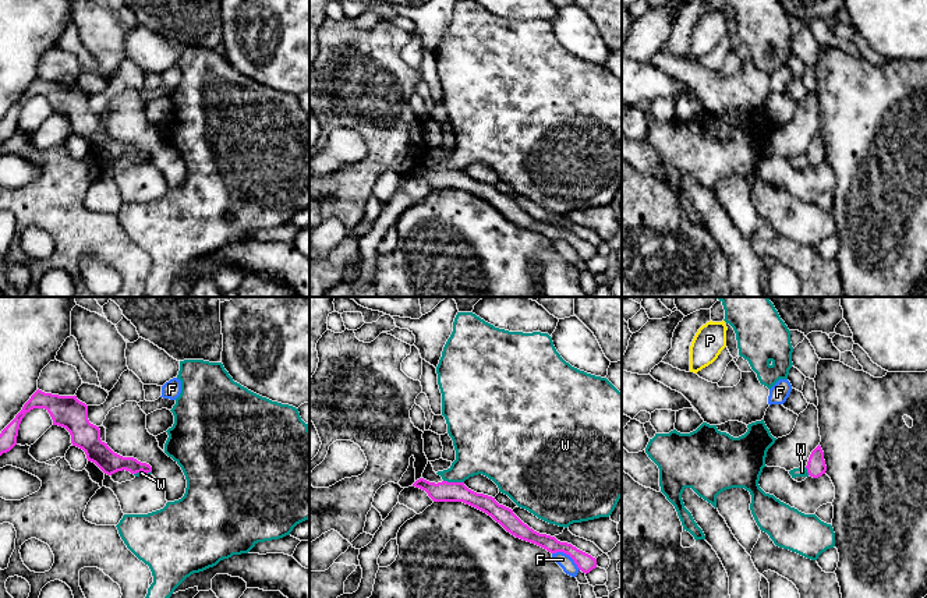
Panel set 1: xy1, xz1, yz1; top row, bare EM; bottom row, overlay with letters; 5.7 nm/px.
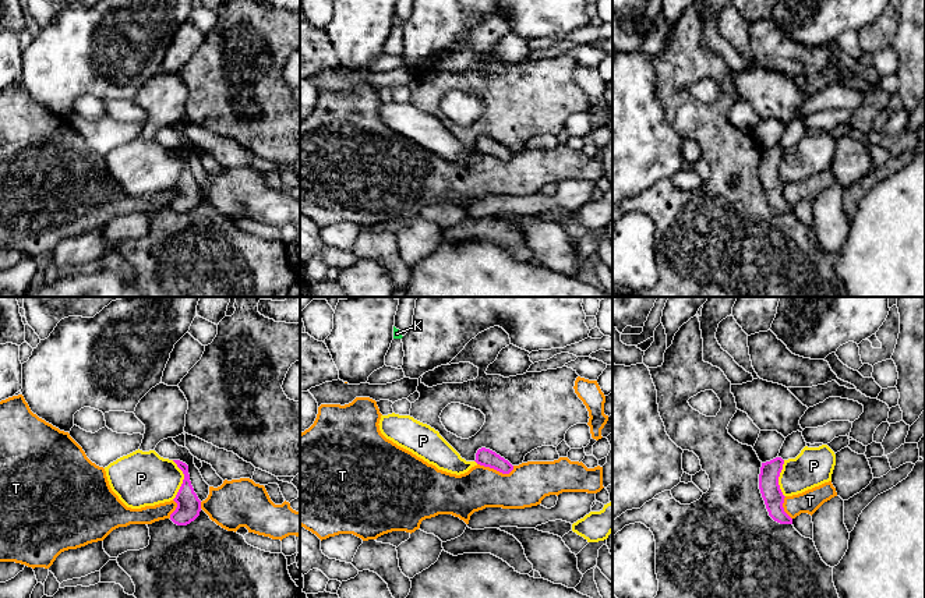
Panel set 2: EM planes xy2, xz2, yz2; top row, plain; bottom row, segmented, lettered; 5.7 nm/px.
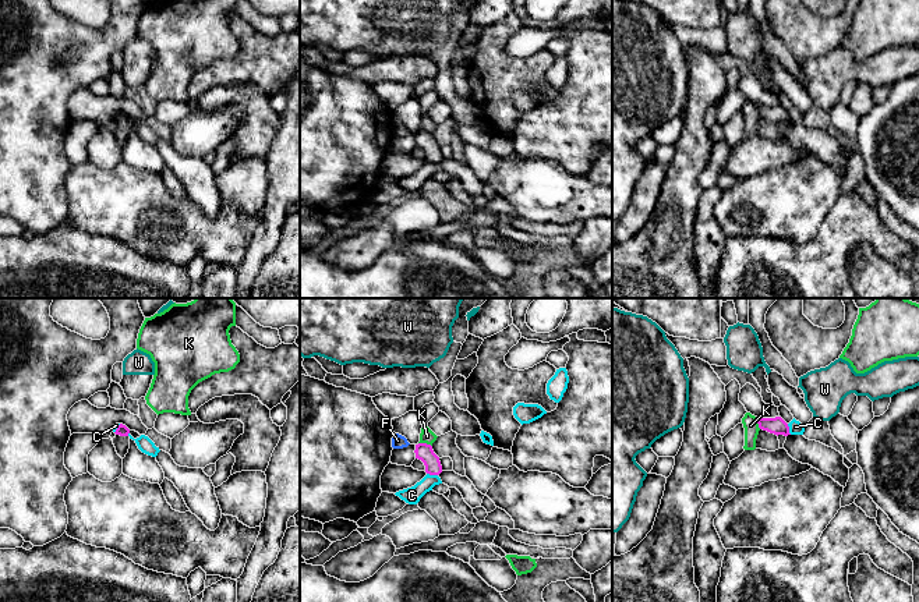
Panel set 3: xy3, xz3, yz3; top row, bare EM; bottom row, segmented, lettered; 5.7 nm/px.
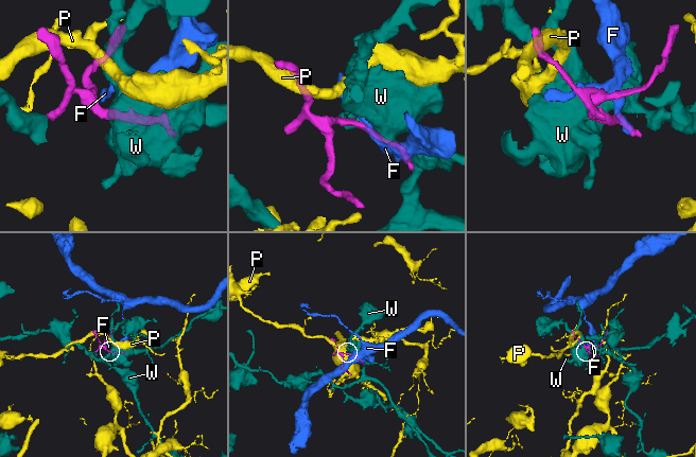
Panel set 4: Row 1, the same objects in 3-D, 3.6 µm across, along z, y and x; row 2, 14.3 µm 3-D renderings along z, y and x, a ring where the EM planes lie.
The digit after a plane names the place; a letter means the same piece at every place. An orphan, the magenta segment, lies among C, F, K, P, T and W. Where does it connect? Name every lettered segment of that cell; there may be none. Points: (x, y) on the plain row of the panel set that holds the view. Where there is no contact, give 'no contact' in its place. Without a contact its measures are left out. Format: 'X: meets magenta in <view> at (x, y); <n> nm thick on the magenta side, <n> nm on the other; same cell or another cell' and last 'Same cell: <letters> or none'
C: meets magenta in xz3 at (433, 162); 100 nm thick on the magenta side, 100 nm on the other; another cell
F: meets magenta in xz1 at (568, 241); 100 nm thick on the magenta side, 80 nm on the other; another cell
K: meets magenta in xz3 at (426, 131); 100 nm thick on the magenta side, 80 nm on the other; another cell
P: meets magenta in xy2 at (183, 167); 140 nm thick on the magenta side, 320 nm on the other; another cell
T: meets magenta in xz2 at (495, 156); 100 nm thick on the magenta side, 240 nm on the other; another cell
W: meets magenta in xz1 at (453, 170); 120 nm thick on the magenta side, 280 nm on the other; another cell
Same cell: none

